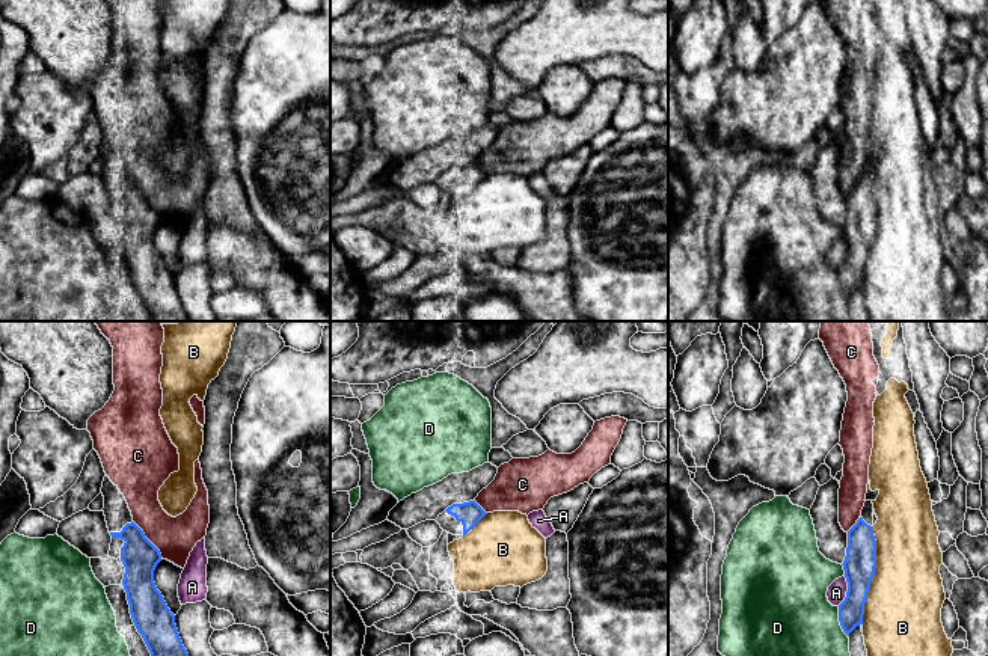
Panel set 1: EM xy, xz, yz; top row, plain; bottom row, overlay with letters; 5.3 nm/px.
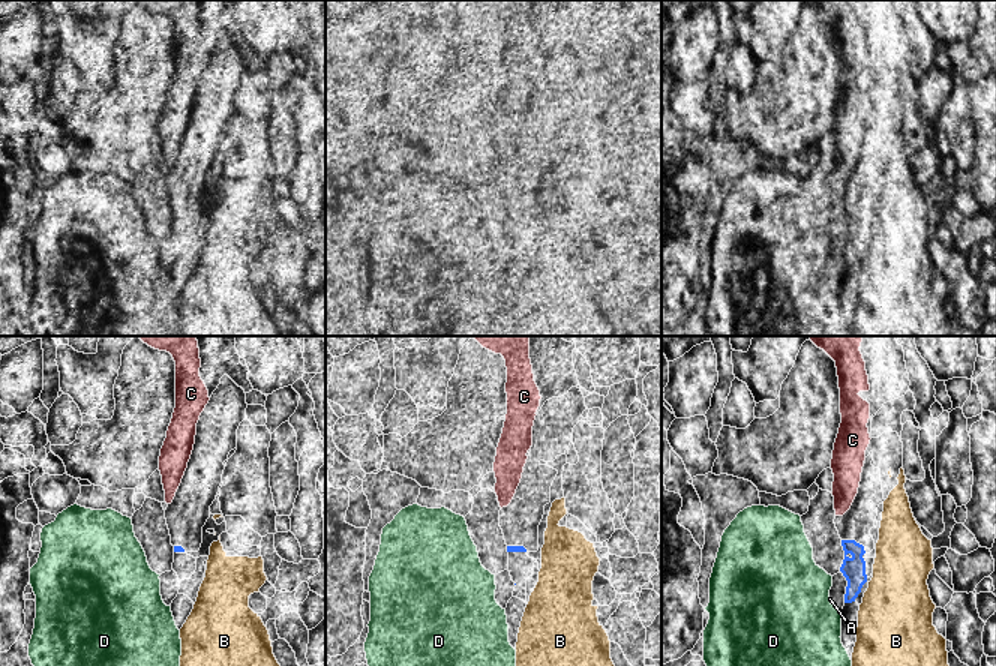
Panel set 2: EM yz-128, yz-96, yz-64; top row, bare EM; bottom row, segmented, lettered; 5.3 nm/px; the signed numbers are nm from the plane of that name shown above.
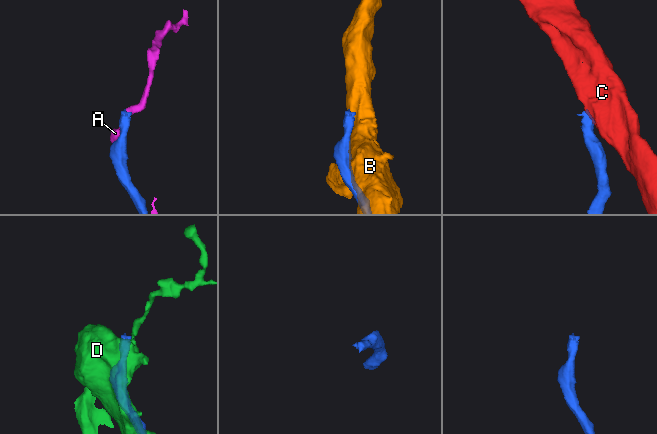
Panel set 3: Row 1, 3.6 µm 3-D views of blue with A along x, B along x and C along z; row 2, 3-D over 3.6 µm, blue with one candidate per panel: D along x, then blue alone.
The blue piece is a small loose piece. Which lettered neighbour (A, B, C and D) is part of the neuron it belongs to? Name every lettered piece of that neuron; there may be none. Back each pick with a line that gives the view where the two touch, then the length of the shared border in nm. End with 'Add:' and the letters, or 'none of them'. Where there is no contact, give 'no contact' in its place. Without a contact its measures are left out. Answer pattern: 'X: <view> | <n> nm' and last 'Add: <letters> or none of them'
Add: none of them

